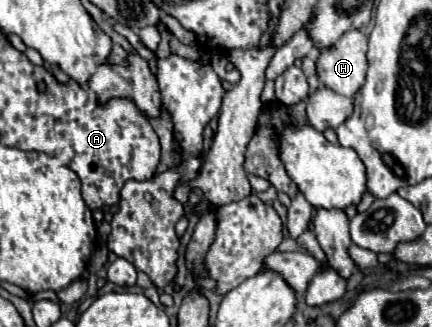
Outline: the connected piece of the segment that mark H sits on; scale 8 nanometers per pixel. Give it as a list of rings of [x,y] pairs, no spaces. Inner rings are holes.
[[[360,30],[346,32],[336,42],[336,48],[320,52],[316,62],[320,82],[338,94],[352,98],[364,84],[368,70],[366,52],[368,38]]]

